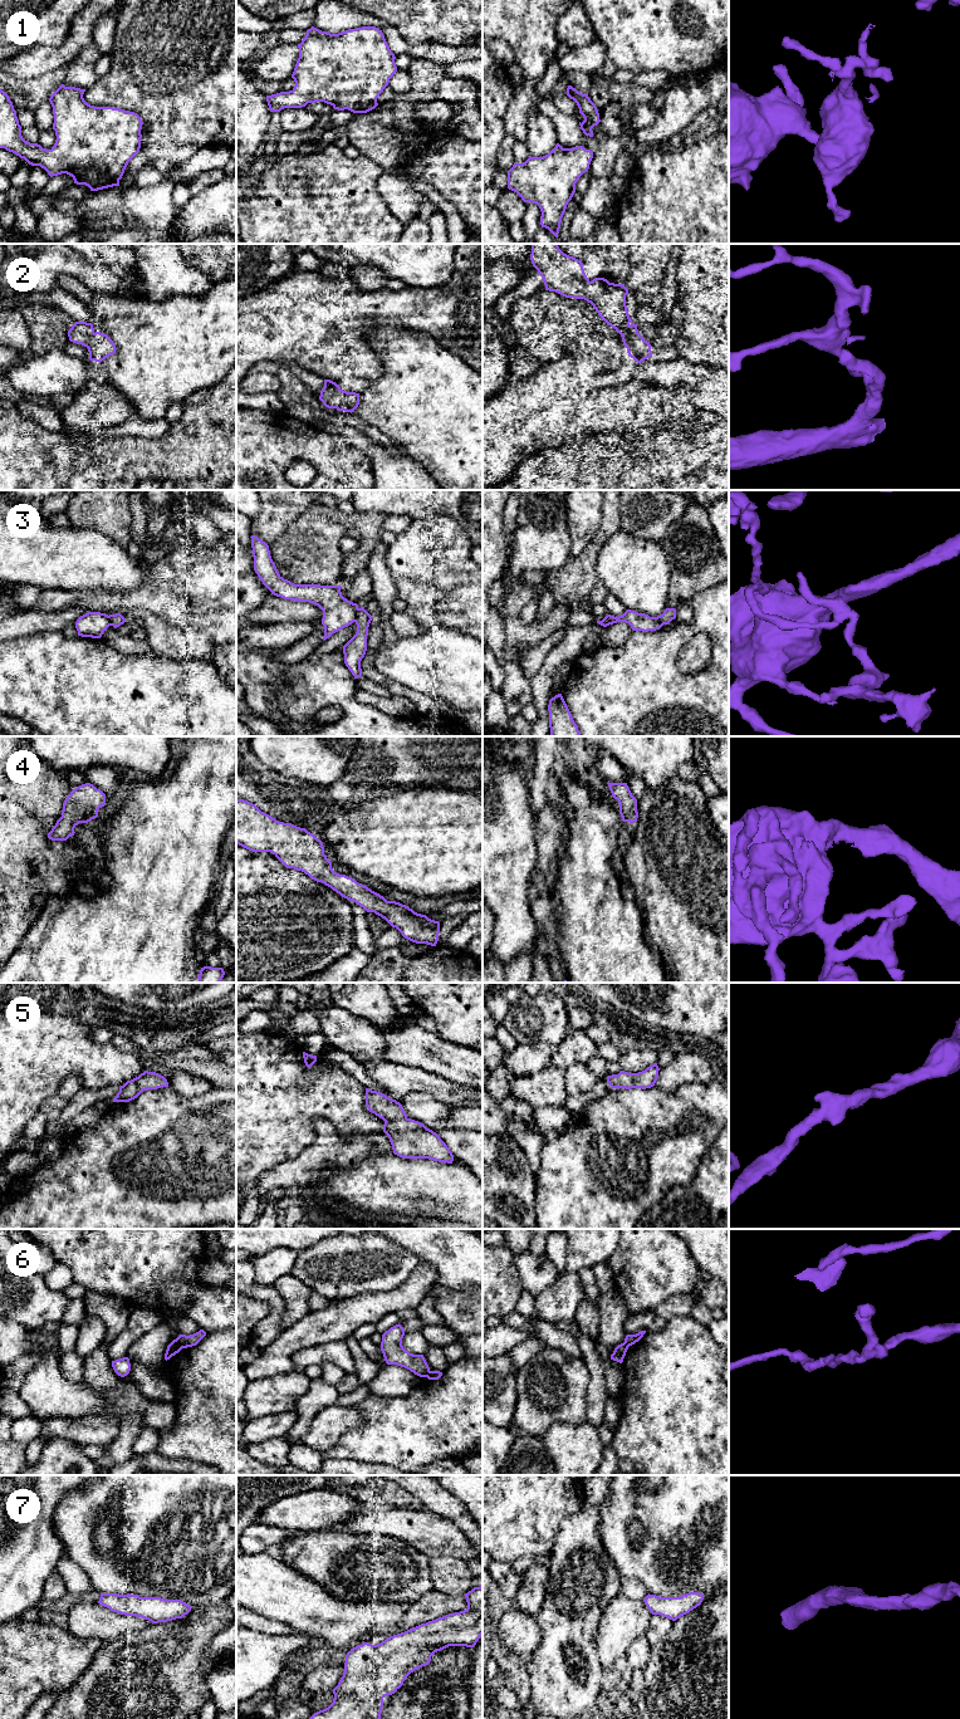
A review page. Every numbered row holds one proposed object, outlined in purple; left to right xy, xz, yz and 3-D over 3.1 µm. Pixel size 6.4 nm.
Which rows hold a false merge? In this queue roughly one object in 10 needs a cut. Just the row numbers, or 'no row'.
3, 6

